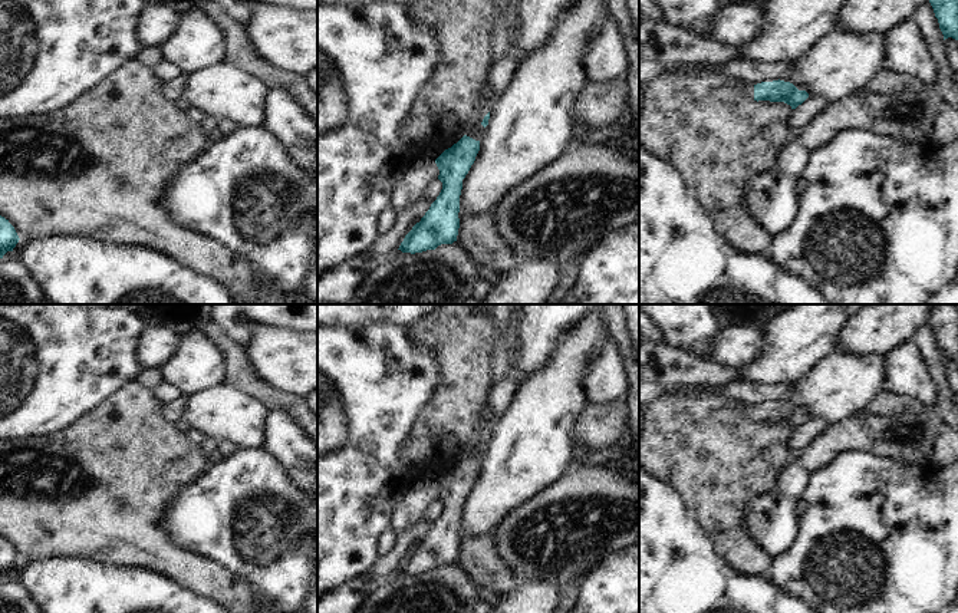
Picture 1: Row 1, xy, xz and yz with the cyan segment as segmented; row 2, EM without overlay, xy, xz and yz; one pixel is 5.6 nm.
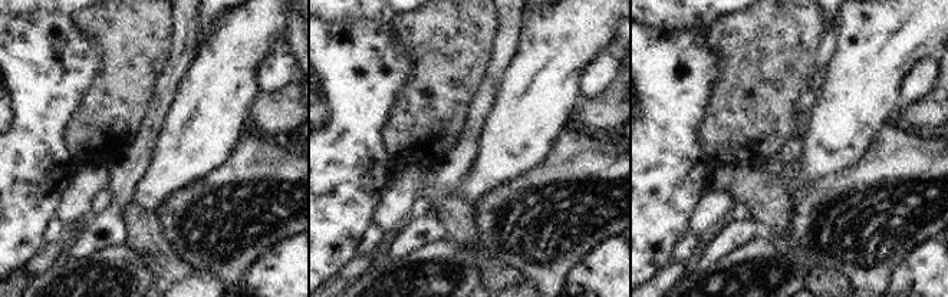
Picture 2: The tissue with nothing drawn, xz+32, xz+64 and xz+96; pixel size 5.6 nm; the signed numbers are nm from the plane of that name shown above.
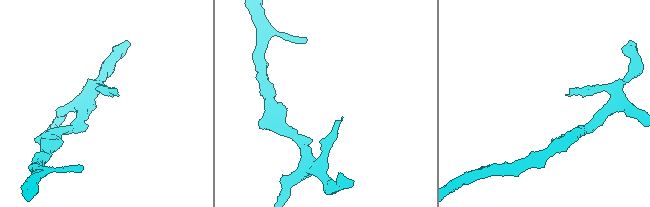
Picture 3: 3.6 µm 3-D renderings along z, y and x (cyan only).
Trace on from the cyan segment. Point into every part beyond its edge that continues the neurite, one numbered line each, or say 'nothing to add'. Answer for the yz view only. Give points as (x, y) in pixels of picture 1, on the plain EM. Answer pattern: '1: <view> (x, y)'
1: yz (743, 409).

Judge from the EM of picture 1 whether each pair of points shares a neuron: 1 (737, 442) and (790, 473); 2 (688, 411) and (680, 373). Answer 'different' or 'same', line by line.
1: different
2: different

